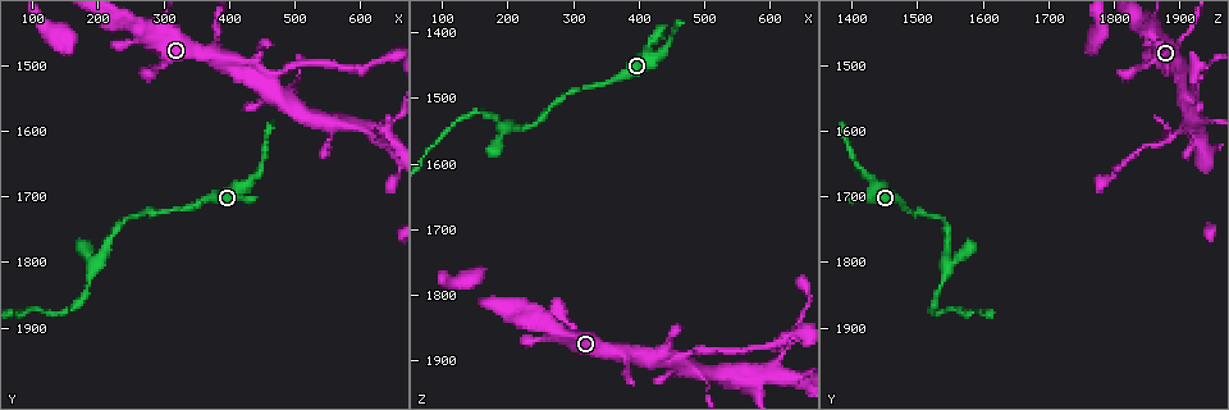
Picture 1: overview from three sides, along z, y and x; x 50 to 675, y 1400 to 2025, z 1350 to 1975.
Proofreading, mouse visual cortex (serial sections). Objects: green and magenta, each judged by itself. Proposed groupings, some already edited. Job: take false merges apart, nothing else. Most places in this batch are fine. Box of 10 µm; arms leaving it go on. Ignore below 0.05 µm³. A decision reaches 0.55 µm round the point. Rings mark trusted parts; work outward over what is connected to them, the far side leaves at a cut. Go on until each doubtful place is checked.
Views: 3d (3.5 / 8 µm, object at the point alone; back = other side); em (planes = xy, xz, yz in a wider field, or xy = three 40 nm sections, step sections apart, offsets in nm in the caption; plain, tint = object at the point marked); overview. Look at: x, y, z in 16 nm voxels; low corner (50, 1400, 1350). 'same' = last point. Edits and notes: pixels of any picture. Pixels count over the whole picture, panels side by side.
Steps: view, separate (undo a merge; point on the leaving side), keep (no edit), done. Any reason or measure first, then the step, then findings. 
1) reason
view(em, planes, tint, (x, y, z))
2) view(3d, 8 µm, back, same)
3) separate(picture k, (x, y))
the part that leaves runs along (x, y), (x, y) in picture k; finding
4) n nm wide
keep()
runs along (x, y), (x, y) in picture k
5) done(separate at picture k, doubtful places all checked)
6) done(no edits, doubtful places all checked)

thick turns thin
view(3d, 8 µm, (200, 1800, 1545))

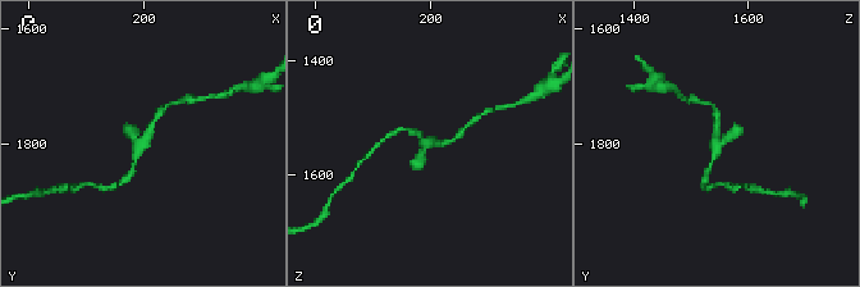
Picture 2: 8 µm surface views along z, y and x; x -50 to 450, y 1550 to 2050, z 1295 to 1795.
view(3d, 3.5 µm, same)

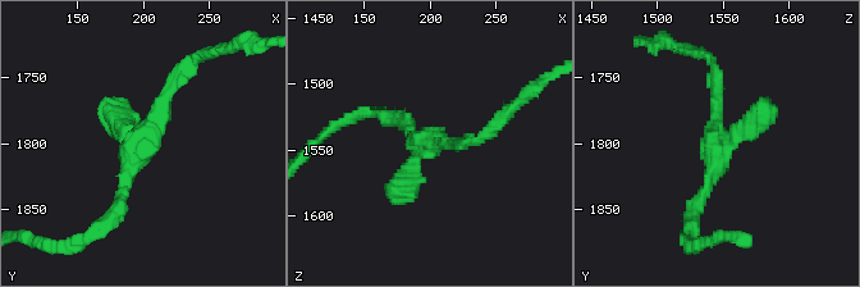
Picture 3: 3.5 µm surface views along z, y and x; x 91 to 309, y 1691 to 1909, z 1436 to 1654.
need the tissue
view(em, xy, step 1, tint, (200, 1798, 1544))

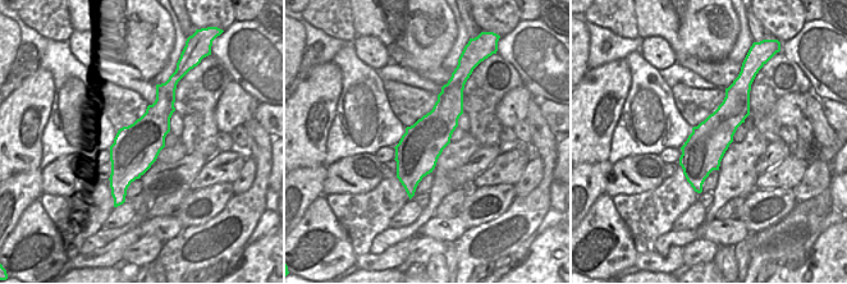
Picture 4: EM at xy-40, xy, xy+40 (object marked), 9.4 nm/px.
keep()
runs along (448, 90), (411, 192) in picture 4; continuous, no second cell

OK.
sudden change in width
view(3d, 3.5 µm, (180, 1845, 1535))

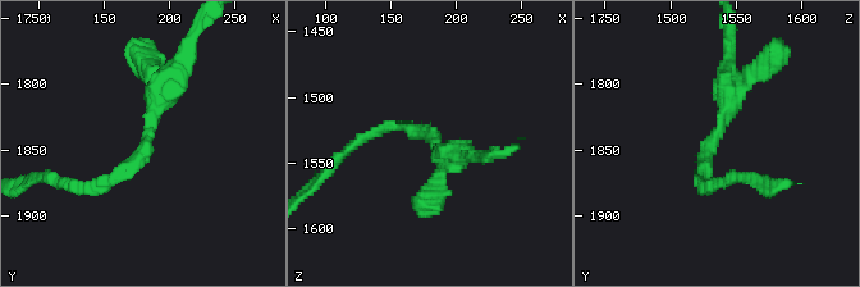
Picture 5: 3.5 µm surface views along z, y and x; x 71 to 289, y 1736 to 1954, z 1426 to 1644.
arms of 150, 300 nm
view(em, xy, step 2, tint, (184, 1846, 1532))

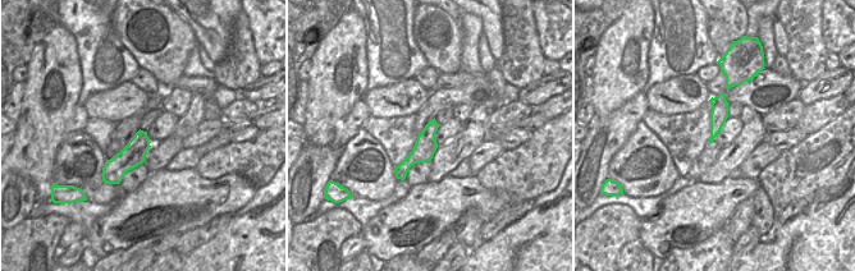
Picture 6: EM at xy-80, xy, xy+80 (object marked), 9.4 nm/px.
keep()
runs along (179, 69), (143, 151), (81, 187) in picture 5; one cell here

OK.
branch point
view(em, xy, step 2, tint, (440, 1525, 1900))

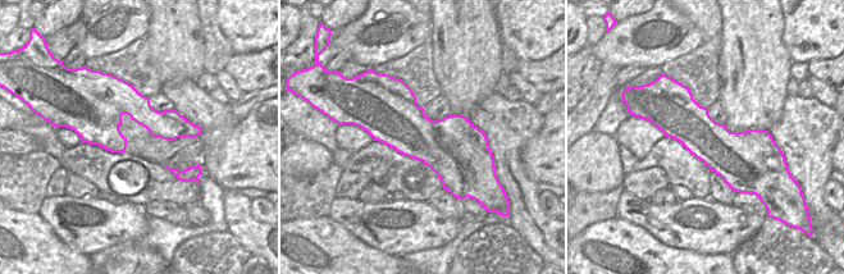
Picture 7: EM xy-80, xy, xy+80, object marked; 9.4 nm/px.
wider look
view(3d, 3.5 µm, same)

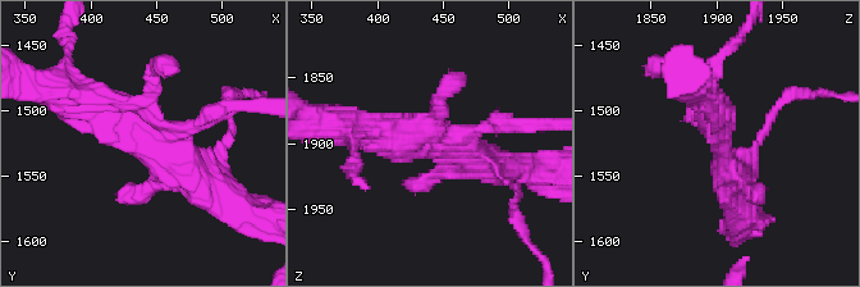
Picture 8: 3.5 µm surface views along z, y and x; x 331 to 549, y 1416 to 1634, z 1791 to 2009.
3 arms; arms of 150, 350, 400 nm
keep()
runs along (74, 99), (211, 182) in picture 8; continuous, no second cell

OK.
abrupt turn
view(3d, 3.5 µm, (600, 1595, 1920))

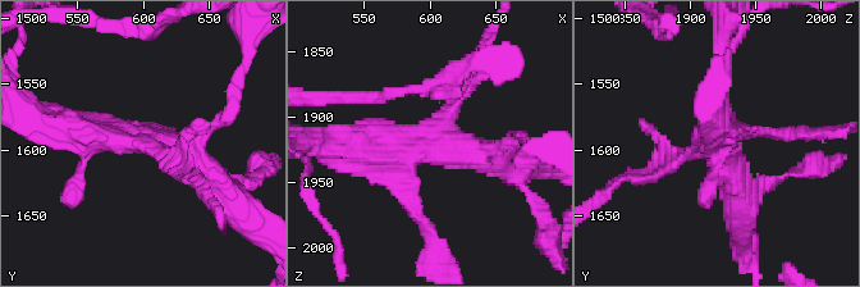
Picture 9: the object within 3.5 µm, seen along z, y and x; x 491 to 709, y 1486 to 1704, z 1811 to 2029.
view(em, xy, step 2, tint, (598, 1594, 1920))

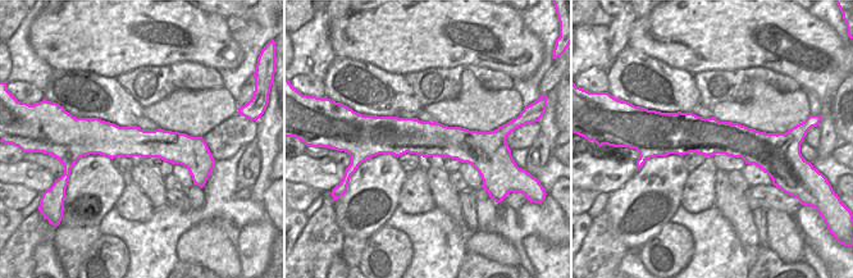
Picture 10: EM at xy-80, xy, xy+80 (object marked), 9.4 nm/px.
another direction
view(em, planes, tint, same)

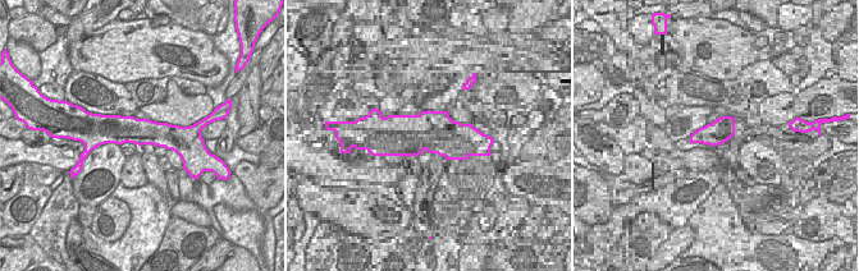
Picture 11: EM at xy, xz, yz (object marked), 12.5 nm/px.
keep()
runs along (62, 130), (187, 149), (214, 181) in picture 9; continuous, no second cell

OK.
done(no edits, doubtful places all checked)

